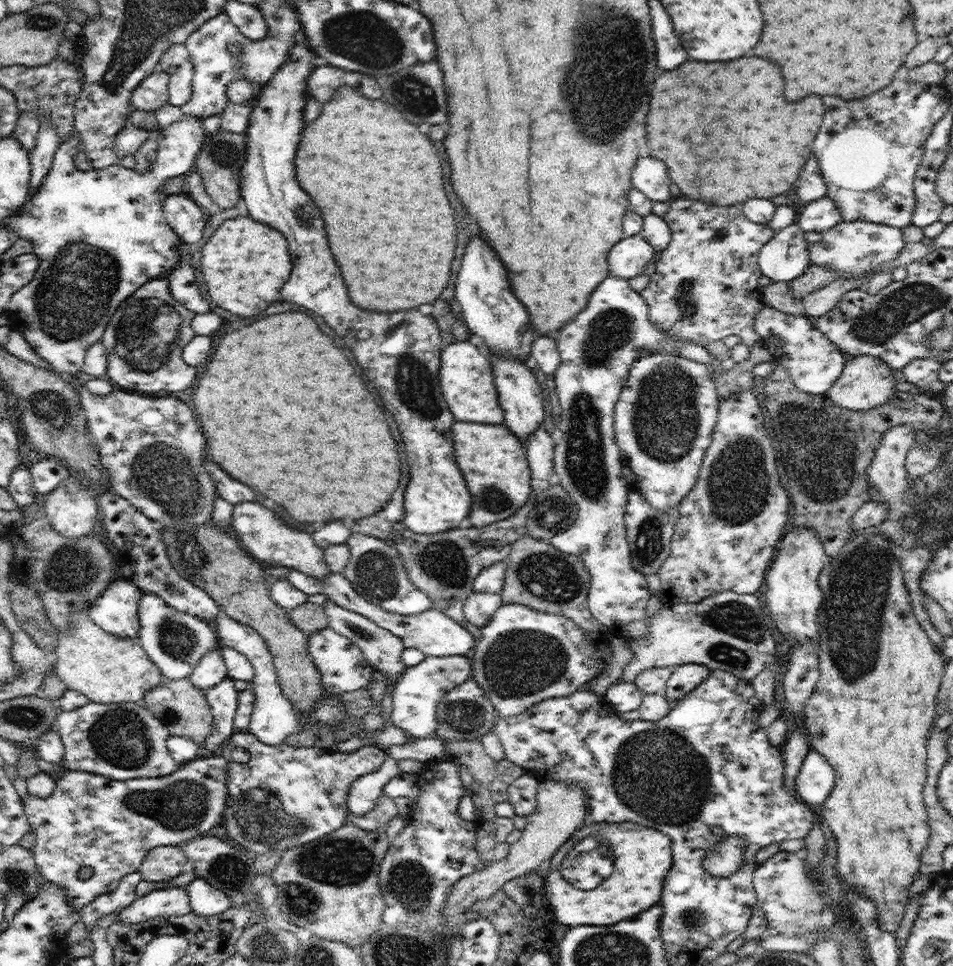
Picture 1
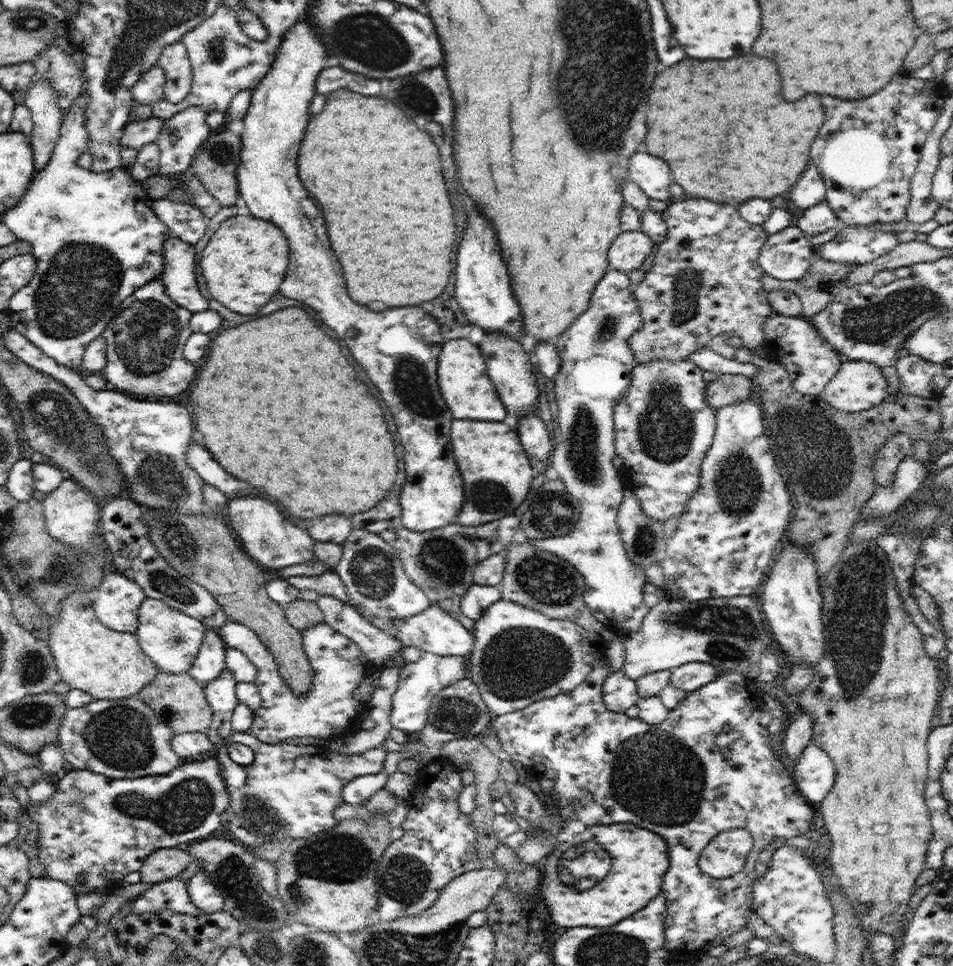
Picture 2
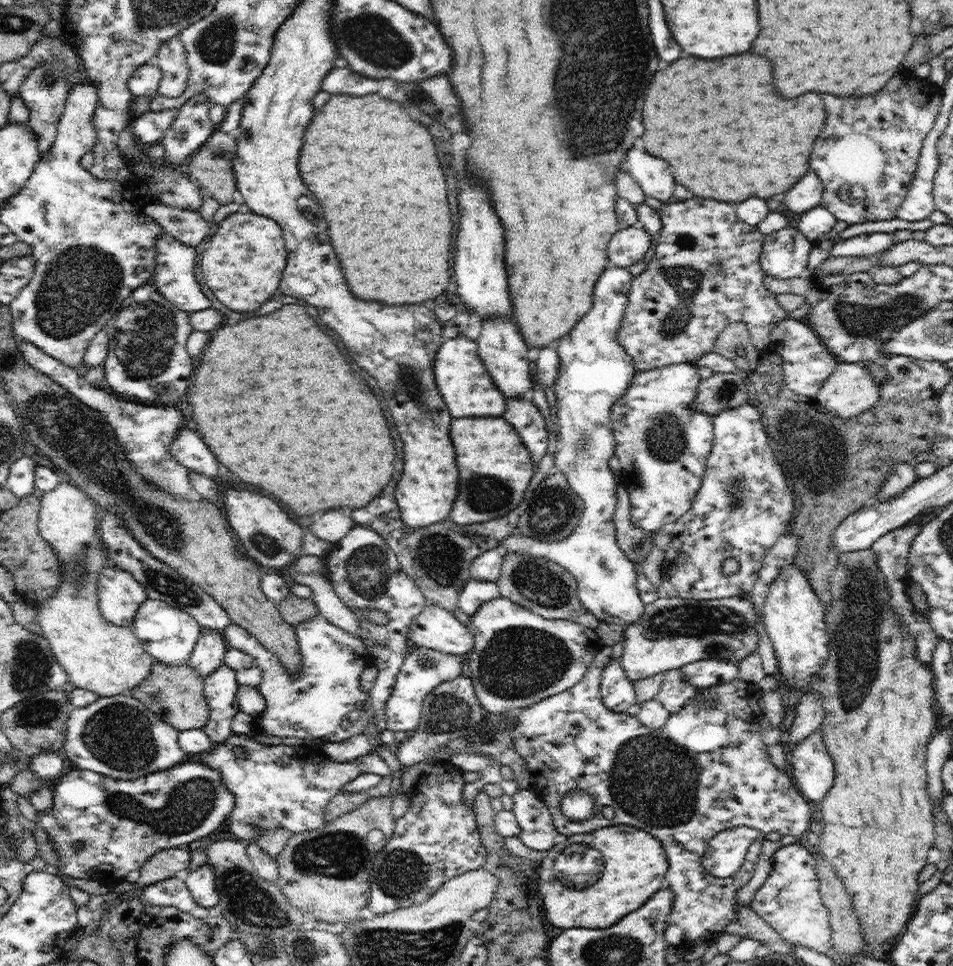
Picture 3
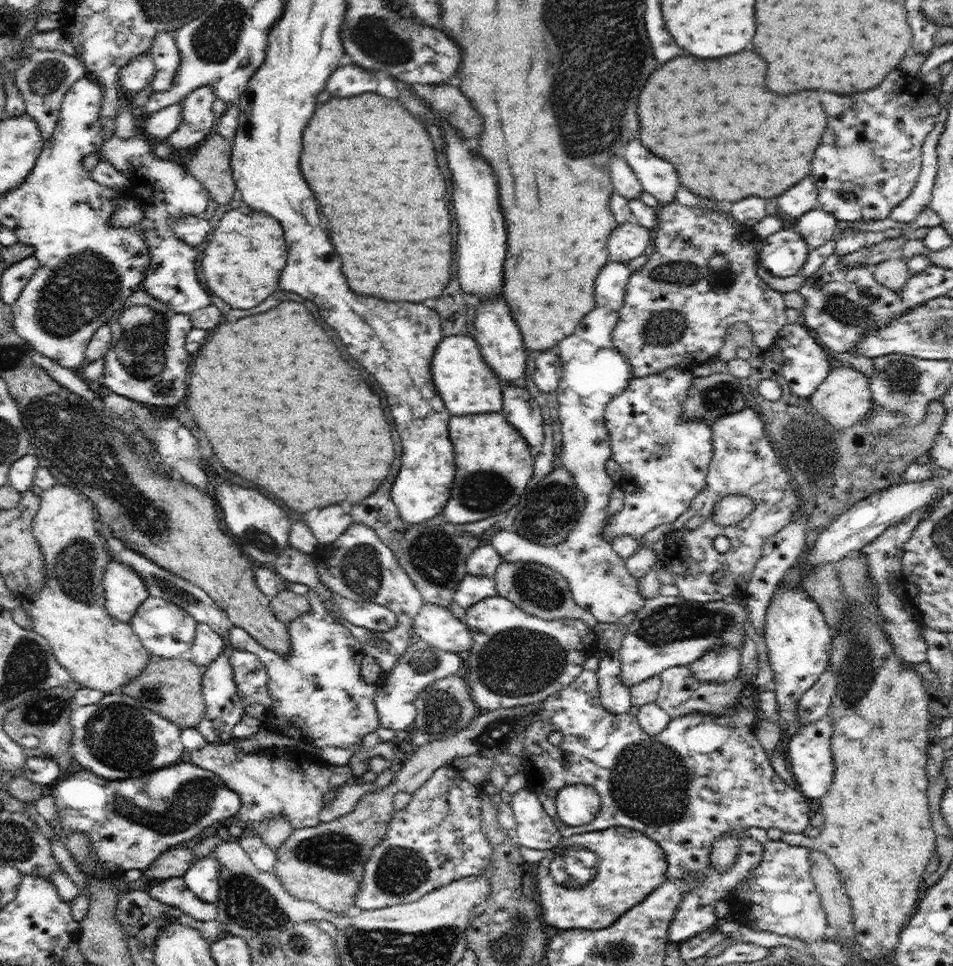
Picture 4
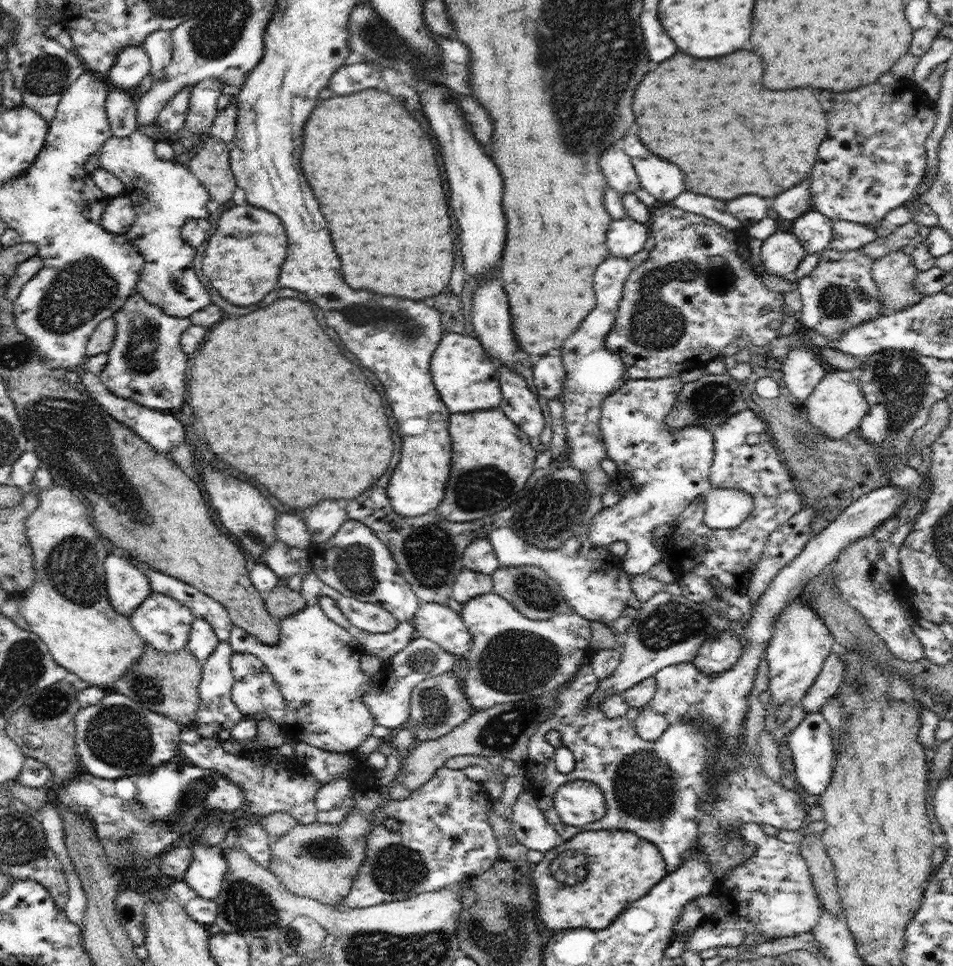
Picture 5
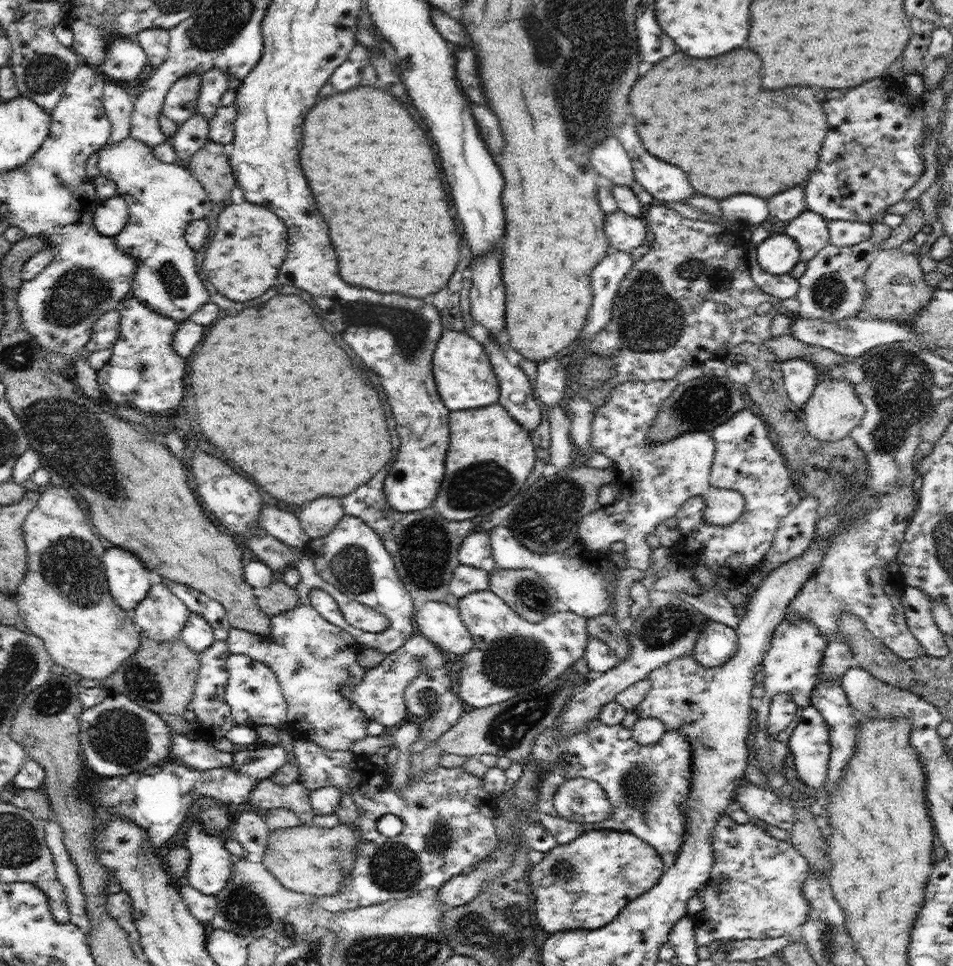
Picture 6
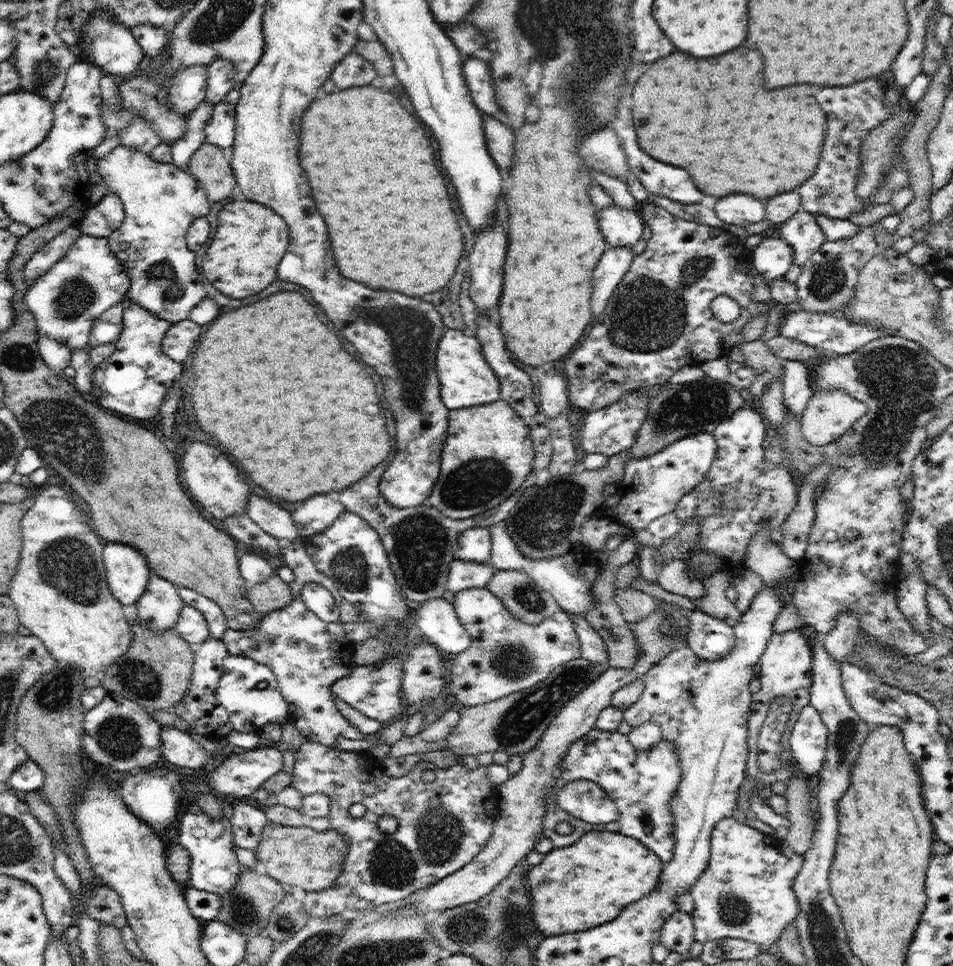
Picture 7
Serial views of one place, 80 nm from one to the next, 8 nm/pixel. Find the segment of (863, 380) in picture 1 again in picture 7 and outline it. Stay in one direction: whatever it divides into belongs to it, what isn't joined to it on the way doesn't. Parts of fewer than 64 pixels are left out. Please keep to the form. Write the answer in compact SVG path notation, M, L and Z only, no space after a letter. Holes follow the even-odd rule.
M818 389L810 397L806 408L801 412L801 429L803 438L810 444L816 446L824 446L831 444L840 438L851 426L857 422L858 418L867 413L867 404L861 400L850 396L845 390L829 390Z

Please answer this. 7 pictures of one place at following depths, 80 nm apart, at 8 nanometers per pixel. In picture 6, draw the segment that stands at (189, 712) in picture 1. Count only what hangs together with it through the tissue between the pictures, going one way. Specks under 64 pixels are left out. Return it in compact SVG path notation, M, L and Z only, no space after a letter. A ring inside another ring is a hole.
M141 633L138 651L118 666L118 671L104 679L103 687L110 692L124 694L139 706L160 716L184 716L186 707L194 698L199 666L198 653L181 639L172 643L158 643Z

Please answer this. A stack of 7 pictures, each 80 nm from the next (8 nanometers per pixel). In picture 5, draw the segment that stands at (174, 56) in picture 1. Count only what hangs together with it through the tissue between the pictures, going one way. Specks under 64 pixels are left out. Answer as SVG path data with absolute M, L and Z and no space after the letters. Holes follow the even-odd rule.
M157 30L149 34L142 47L149 56L153 78L162 78L173 55L171 31Z

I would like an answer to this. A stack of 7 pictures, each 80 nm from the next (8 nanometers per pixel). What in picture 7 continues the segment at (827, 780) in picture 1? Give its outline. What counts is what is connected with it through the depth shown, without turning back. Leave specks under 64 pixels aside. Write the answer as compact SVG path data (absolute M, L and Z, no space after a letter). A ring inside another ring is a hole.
M808 704L798 716L798 721L794 724L794 729L789 738L789 745L793 752L794 763L799 770L808 775L808 778L818 778L819 770L825 763L827 753L828 727L822 723L820 714Z

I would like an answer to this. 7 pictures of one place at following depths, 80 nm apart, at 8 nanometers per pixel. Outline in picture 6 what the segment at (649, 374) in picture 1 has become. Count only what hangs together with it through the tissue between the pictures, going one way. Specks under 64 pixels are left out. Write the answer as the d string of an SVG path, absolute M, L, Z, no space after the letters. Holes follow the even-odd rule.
M676 379L625 382L610 391L593 418L590 446L596 453L605 454L614 461L619 500L582 518L578 541L591 551L607 554L612 543L623 542L628 568L642 571L650 568L652 548L646 542L646 536L653 534L664 520L674 519L680 507L691 499L699 498L703 503L703 524L716 527L734 524L746 506L746 498L737 490L711 485L711 464L716 444L710 432L688 431L656 446L648 444L648 433L662 402L678 385Z

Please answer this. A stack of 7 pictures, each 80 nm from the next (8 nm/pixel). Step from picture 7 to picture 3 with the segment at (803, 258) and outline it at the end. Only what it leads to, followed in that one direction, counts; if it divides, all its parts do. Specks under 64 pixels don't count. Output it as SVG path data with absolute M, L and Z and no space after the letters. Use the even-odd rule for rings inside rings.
M818 206L803 212L801 214L798 230L808 238L812 246L826 240L826 234L829 234L836 225L837 218L826 208Z

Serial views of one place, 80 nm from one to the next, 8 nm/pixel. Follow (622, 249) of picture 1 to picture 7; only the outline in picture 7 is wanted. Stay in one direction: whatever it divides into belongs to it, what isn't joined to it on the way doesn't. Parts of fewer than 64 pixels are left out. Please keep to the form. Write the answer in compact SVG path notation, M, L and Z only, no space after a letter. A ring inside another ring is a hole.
M614 202L598 209L596 214L600 230L611 246L627 246L631 249L640 240L646 226L639 211L622 208Z

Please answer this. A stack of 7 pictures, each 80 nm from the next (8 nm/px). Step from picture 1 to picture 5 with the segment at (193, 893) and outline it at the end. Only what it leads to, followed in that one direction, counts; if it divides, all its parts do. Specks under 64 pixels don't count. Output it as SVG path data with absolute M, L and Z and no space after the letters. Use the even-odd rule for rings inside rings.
M196 839L191 849L193 861L186 869L183 880L196 891L198 896L215 900L220 894L221 884L228 870L222 846L208 846Z

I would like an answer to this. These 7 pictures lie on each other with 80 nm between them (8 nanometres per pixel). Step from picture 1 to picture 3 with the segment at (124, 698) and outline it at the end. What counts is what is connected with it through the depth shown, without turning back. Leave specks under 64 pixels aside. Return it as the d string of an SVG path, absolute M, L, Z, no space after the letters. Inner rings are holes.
M58 483L54 490L45 492L41 499L38 528L42 538L50 543L61 564L61 581L59 588L44 602L33 602L37 610L37 624L41 626L43 636L57 659L58 665L68 675L69 682L74 687L90 690L98 697L112 697L130 694L132 689L140 686L151 674L152 656L146 653L131 627L116 626L108 622L100 612L98 603L98 579L102 569L110 564L110 558L104 548L104 542L99 536L100 509L96 510L94 502L84 494L76 485Z

